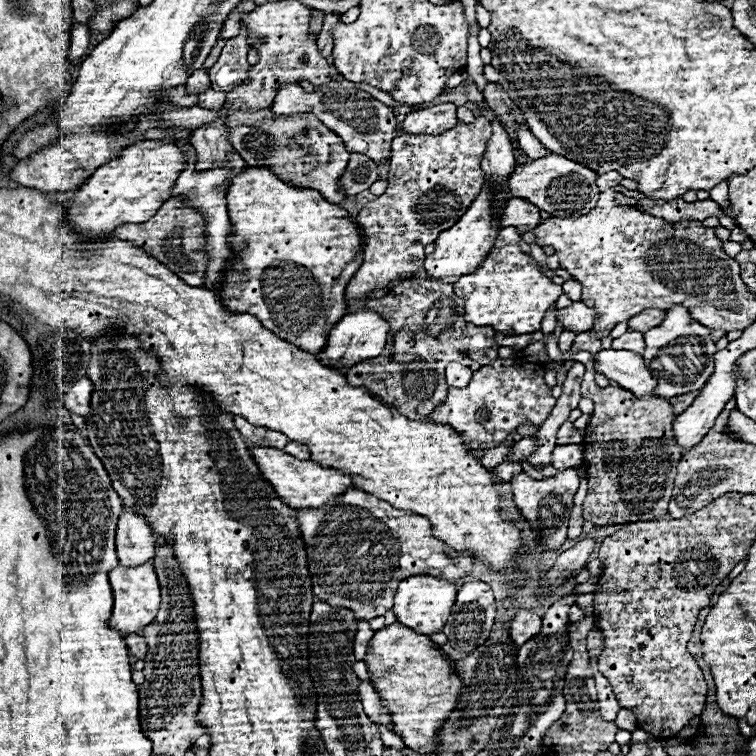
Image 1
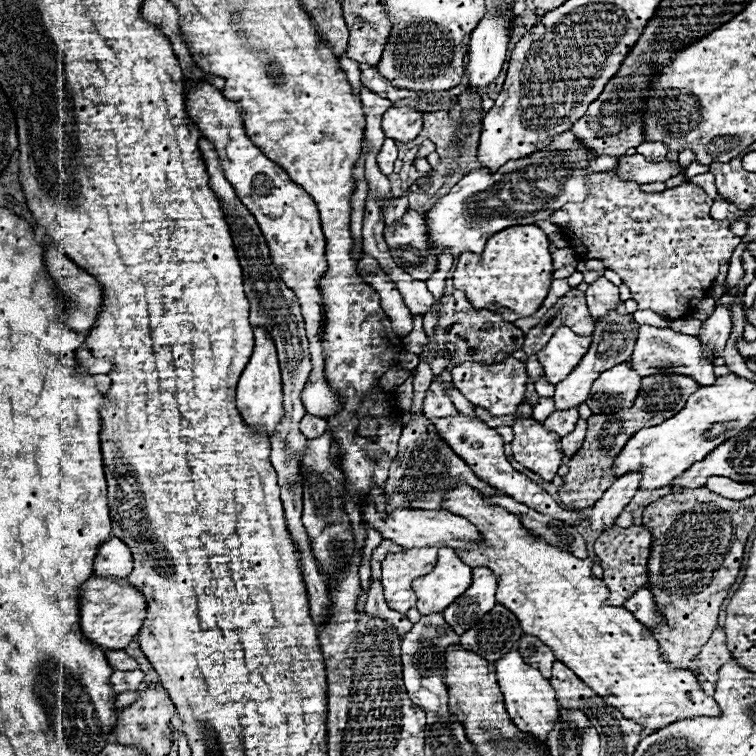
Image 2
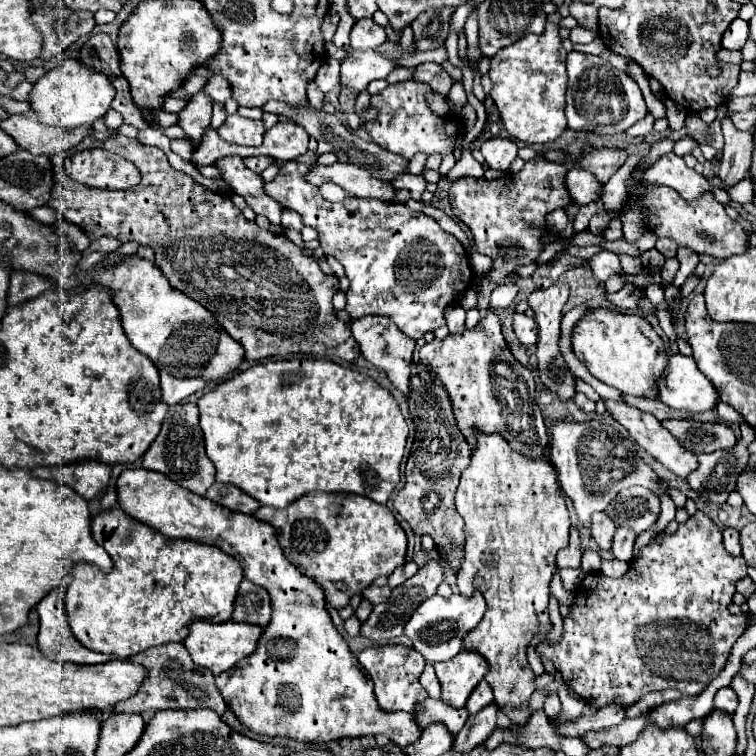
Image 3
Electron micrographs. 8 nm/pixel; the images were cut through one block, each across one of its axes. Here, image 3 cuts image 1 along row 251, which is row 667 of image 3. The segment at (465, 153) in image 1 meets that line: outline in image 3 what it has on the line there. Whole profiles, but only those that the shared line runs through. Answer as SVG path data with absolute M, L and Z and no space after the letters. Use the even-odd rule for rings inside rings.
M388 644L388 646L368 646L358 656L360 666L370 674L374 682L374 694L378 700L378 706L384 712L414 712L414 708L427 698L427 692L420 682L420 674L424 670L424 658L420 652L414 652L414 648L402 646L402 644Z

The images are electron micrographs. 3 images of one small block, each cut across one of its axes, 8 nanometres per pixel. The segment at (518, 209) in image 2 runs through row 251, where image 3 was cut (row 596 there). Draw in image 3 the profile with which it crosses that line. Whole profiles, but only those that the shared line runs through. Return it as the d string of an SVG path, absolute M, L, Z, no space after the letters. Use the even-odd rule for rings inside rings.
M476 592L474 596L452 594L450 598L442 598L442 596L436 594L430 600L422 602L416 608L414 616L406 622L404 634L410 636L412 646L426 660L426 668L420 676L420 684L424 686L424 690L428 692L430 698L436 698L436 700L440 698L440 684L438 684L436 674L434 674L434 664L442 662L442 660L450 660L462 650L462 640L464 640L466 632L472 632L480 624L484 608L486 608L486 602L484 602L484 596L480 592Z

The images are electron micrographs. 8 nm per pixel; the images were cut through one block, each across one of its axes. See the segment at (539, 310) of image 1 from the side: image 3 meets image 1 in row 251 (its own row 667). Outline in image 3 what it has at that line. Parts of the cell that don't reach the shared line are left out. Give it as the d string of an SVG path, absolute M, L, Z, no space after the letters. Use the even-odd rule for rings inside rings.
M476 432L476 448L472 450L468 468L462 470L456 490L456 510L464 520L466 534L466 554L458 572L458 590L470 596L478 588L486 598L486 614L478 628L466 634L464 648L476 650L488 660L490 672L484 680L492 686L498 708L506 712L516 724L524 724L532 714L528 700L534 692L534 672L528 668L526 644L536 632L552 628L548 618L550 580L556 572L556 554L568 544L570 528L566 498L558 488L558 474L554 472L554 464L544 458L530 460L522 456L520 452L512 450L500 434Z

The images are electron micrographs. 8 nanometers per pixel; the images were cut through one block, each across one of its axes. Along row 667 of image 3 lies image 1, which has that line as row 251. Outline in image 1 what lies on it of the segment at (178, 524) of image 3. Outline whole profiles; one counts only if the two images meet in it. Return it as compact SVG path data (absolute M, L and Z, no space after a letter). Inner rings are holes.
M244 166L228 186L228 214L232 222L230 246L234 246L234 266L222 284L222 302L228 310L242 310L254 314L282 340L320 354L326 348L332 326L340 320L340 300L344 300L346 286L356 274L362 258L362 232L350 220L348 212L338 204L330 204L310 188L296 188L282 182L268 166Z

